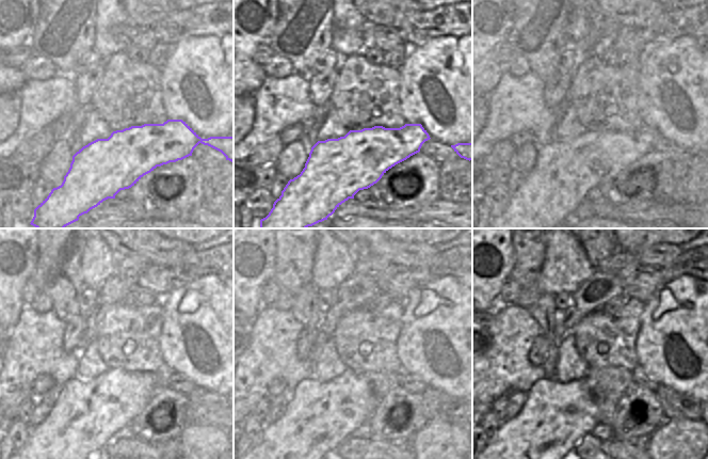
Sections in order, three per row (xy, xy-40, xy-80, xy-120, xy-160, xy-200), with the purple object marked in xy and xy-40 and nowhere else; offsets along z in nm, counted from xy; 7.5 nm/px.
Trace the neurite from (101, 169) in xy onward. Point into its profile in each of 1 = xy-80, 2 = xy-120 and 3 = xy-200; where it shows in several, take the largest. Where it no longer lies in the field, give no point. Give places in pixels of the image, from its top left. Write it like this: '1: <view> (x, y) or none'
1: xy-80 (565, 172)
2: xy-120 (87, 413)
3: xy-200 (556, 416)

